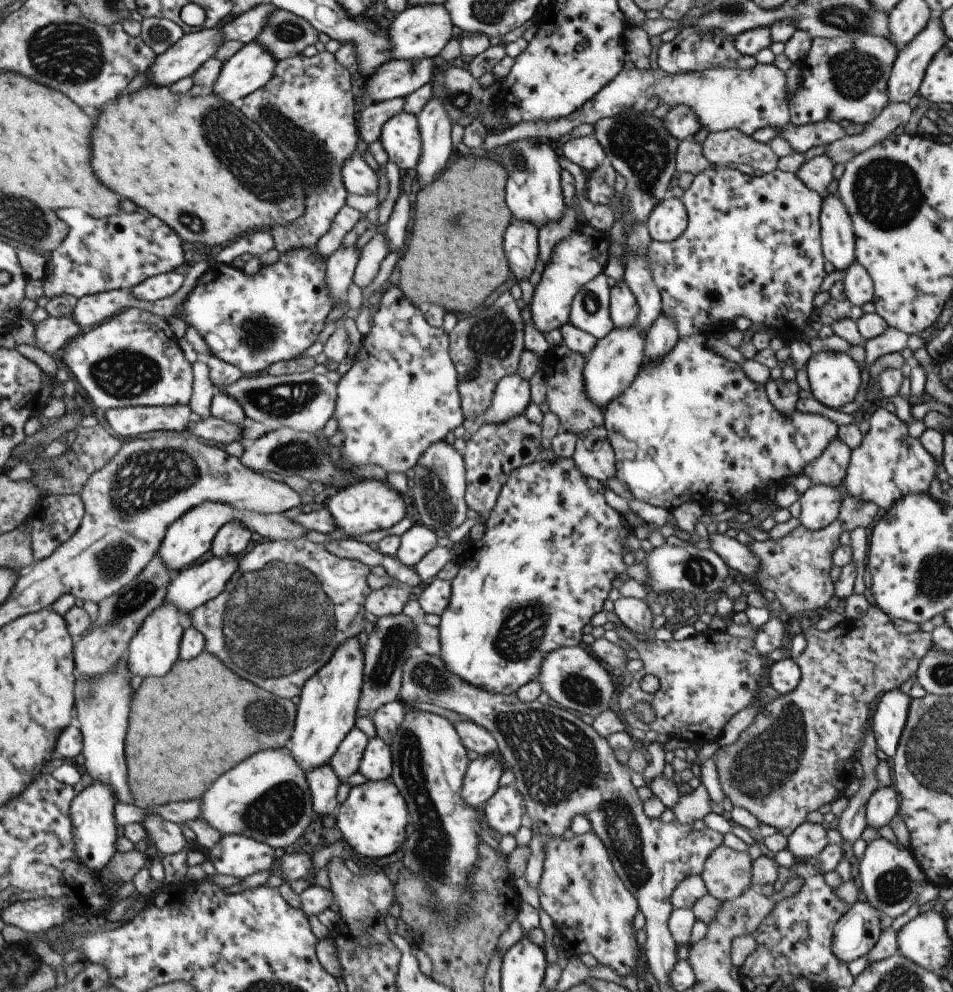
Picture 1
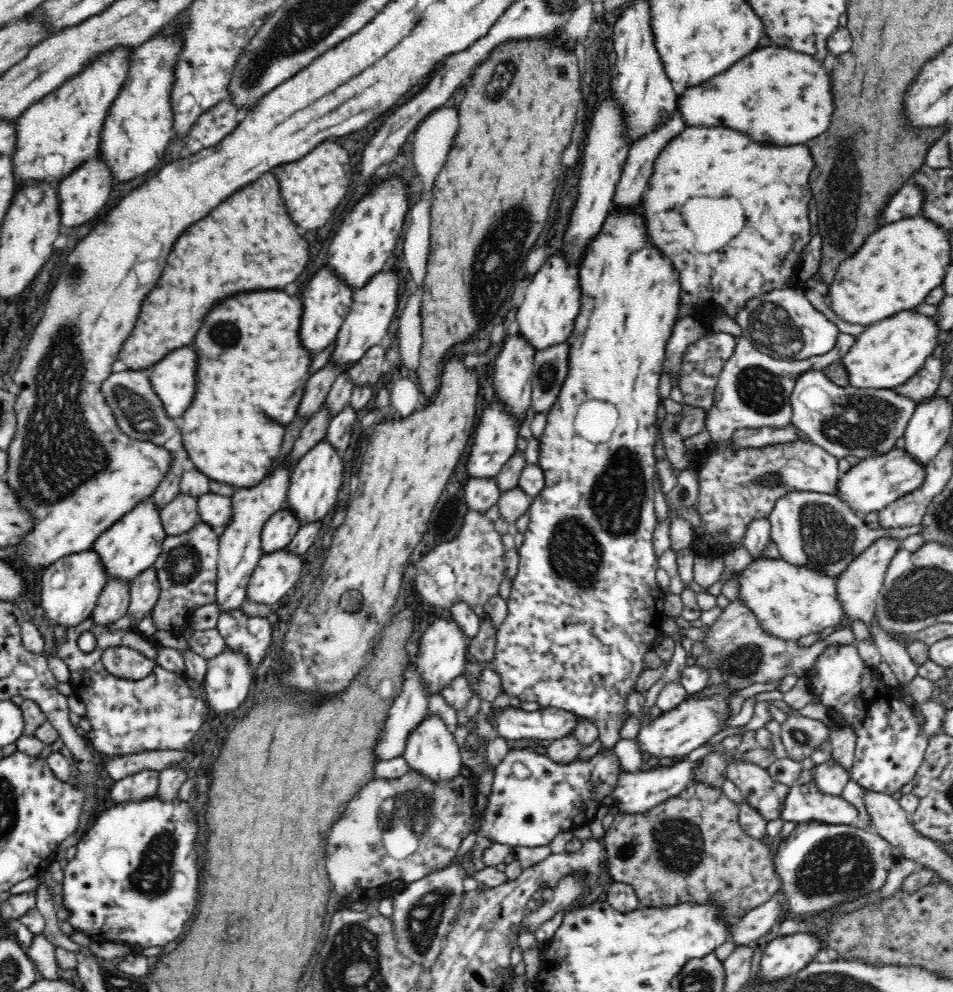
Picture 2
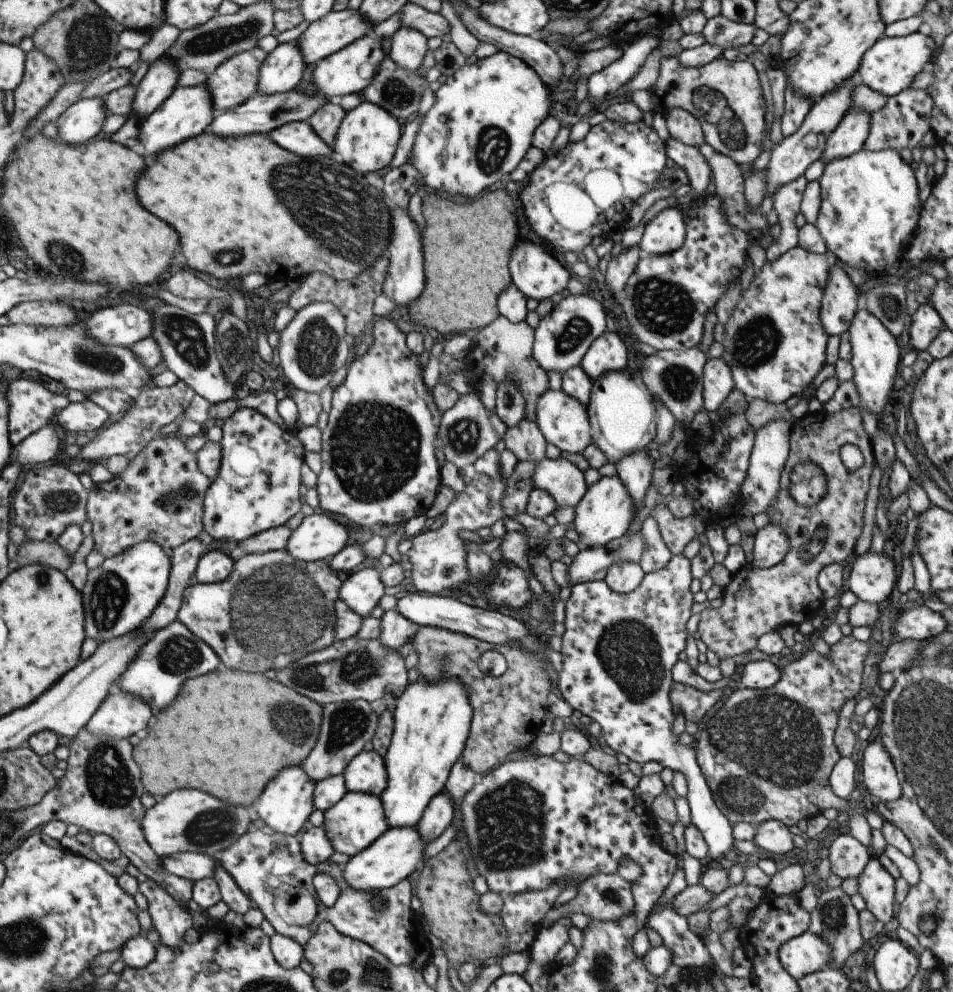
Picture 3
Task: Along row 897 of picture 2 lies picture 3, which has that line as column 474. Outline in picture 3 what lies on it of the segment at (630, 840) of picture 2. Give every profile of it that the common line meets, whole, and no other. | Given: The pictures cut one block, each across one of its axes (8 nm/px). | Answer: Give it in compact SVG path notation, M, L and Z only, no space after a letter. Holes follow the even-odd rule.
M427 625L417 628L411 644L418 656L415 668L420 678L425 678L429 684L445 678L459 678L467 690L467 700L473 712L469 736L459 758L467 768L471 768L480 777L499 766L509 754L529 751L541 730L546 712L546 696L551 689L545 666L535 654L523 650L519 644L486 643ZM485 650L495 650L503 655L506 662L503 674L493 677L479 670L477 660Z

